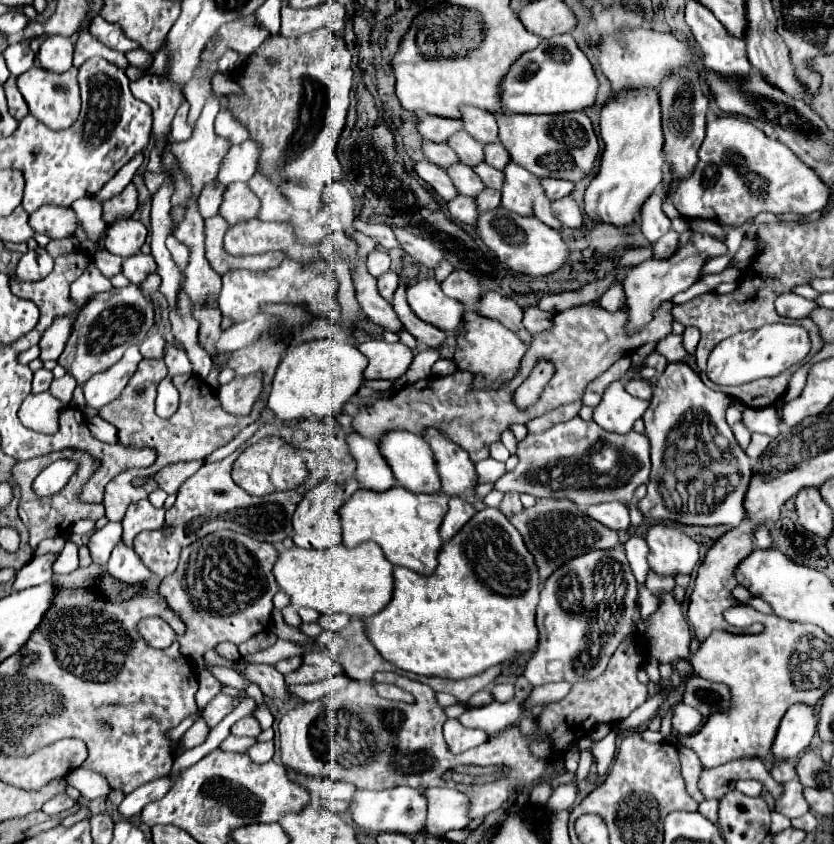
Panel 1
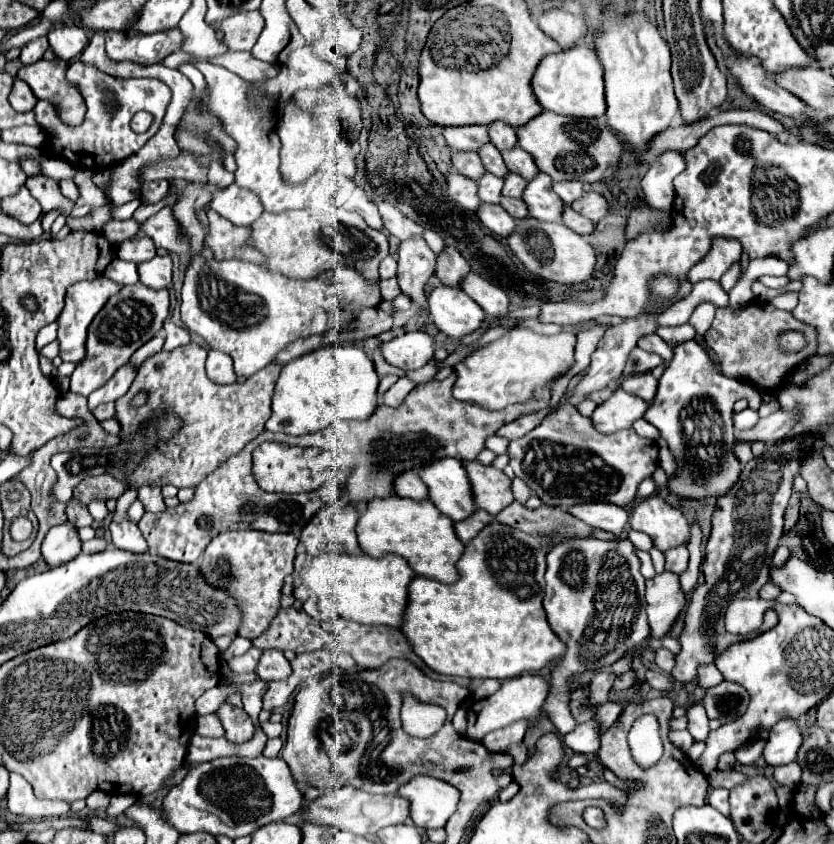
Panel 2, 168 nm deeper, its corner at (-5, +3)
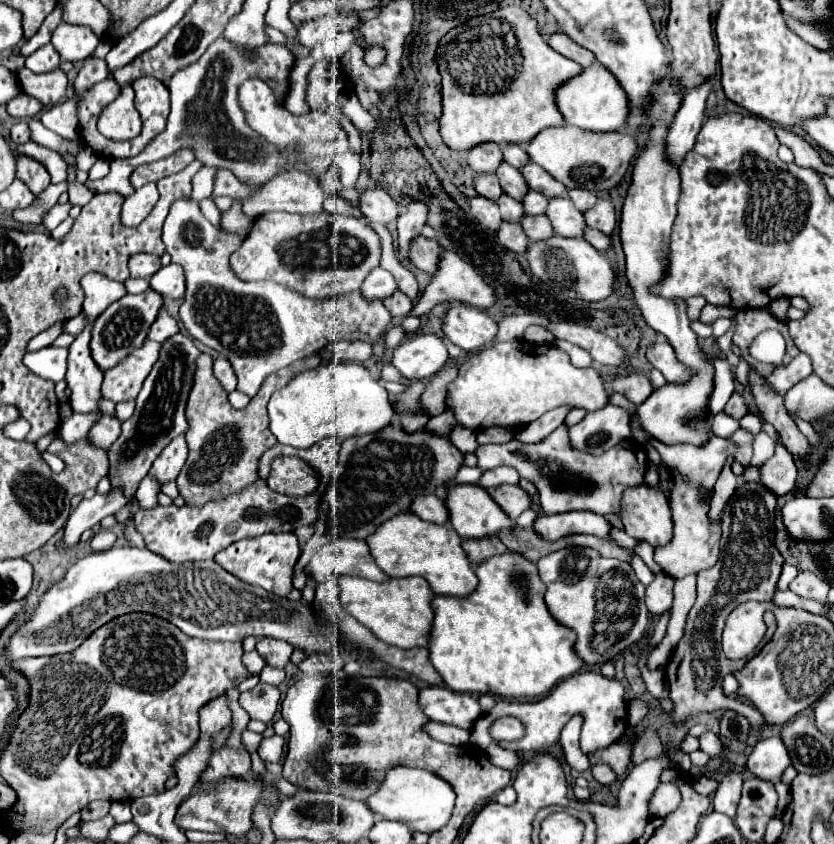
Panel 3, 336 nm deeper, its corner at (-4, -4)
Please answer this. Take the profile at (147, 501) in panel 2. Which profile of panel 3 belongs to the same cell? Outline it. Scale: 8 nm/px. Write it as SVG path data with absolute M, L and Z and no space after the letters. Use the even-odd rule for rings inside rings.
M184 434L182 436L176 436L164 450L162 454L154 460L152 468L150 468L150 474L154 474L160 484L166 484L168 480L176 480L180 468L184 466L188 458L188 444L186 444L186 438Z

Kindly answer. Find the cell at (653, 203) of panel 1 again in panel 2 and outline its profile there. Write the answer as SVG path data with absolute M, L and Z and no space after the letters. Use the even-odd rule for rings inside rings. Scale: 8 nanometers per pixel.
M667 151L659 155L647 175L643 177L643 193L645 201L651 209L671 209L673 199L675 199L675 189L673 189L673 179L685 169L685 157L677 151Z

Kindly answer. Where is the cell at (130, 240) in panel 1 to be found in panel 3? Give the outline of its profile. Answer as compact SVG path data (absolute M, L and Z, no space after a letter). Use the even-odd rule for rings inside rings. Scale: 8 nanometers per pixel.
M136 254L134 258L130 258L128 266L130 266L130 278L150 278L162 268L160 258L152 254Z

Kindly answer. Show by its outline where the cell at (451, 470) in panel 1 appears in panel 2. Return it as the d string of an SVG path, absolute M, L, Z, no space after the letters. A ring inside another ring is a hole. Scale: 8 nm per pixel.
M477 459L463 461L463 467L467 469L471 481L471 493L475 493L477 507L485 509L491 515L497 515L513 501L509 487L511 479L503 471L497 471L495 467L485 467Z

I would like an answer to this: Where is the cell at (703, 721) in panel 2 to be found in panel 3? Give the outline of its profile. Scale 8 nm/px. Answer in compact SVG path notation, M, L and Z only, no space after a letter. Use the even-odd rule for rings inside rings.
M714 732L702 734L702 736L700 736L700 750L704 750L706 754L710 754L712 758L718 756L718 754L722 754L722 750L724 750L722 738L720 738L718 734L714 734Z

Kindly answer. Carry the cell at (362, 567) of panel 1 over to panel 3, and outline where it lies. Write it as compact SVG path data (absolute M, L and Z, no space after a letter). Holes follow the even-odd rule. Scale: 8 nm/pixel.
M340 576L340 604L342 608L352 614L360 624L370 628L380 640L394 644L398 648L414 648L414 646L428 646L430 628L432 628L432 598L434 592L430 584L420 578L390 578L388 582L372 582L366 578L352 578Z

